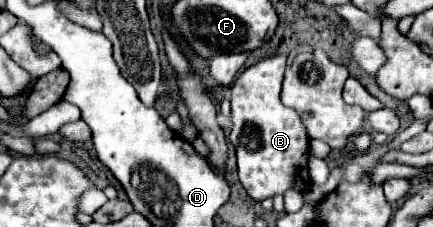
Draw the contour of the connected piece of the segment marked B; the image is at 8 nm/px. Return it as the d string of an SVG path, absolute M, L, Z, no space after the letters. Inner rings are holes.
M286 55L264 57L244 69L232 85L232 133L230 143L236 149L238 179L254 201L282 195L294 187L296 165L308 157L308 135L294 109L280 103L280 87L286 69Z

